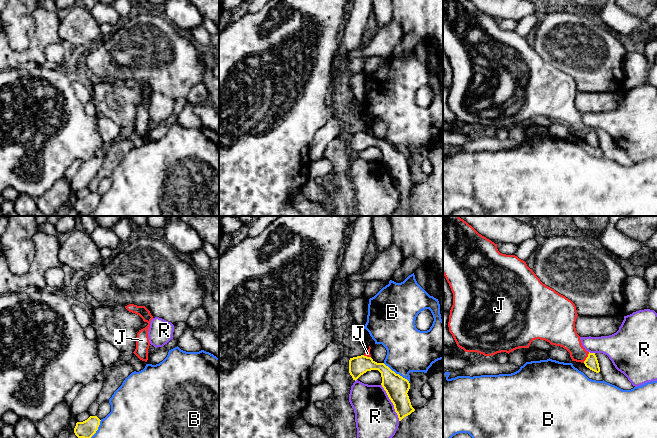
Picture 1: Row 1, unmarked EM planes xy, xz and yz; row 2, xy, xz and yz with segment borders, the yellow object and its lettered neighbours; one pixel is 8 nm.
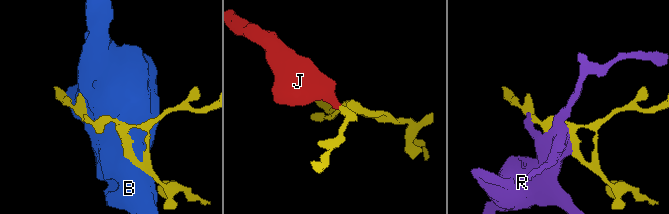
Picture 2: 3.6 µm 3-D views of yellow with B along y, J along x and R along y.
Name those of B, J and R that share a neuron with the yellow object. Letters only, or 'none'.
J

